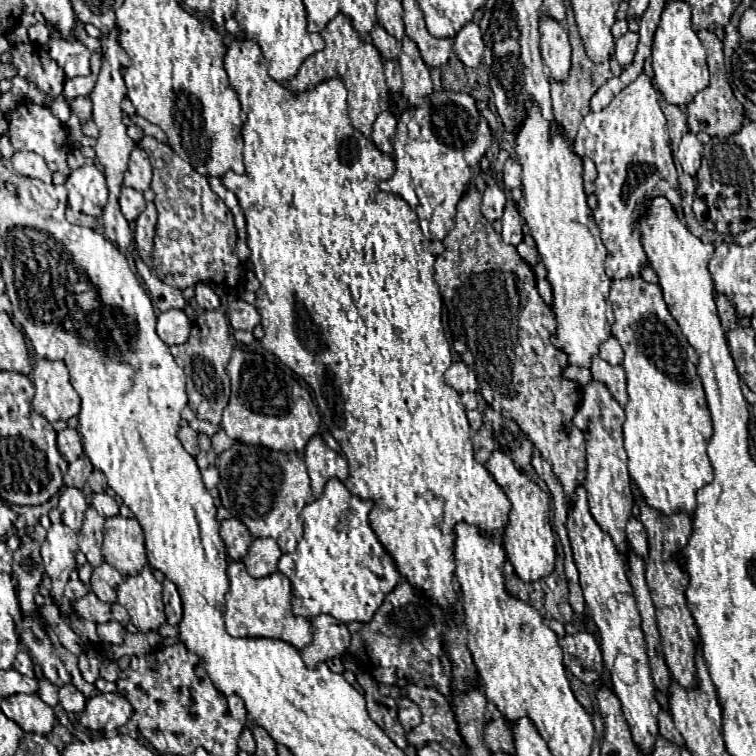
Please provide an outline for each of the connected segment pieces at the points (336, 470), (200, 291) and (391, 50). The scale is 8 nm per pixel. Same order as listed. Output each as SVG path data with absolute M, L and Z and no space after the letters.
M315 434L305 446L305 464L311 478L311 490L315 496L321 496L323 486L329 478L339 478L341 482L347 480L347 460L333 452L321 434Z
M197 284L197 288L195 288L195 300L205 310L215 310L221 304L219 296L207 284Z
M379 22L371 30L371 40L373 40L375 48L381 52L383 58L397 58L399 56L399 44L397 44L397 40Z

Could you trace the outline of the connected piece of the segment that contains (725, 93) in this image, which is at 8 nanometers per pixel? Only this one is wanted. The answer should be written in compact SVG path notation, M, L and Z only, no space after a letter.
M699 30L697 34L699 34L699 40L703 42L703 46L707 50L707 64L709 64L709 72L711 72L711 84L705 90L701 90L695 96L695 100L685 108L689 130L693 134L707 132L709 136L737 134L741 130L741 122L743 122L743 106L735 98L735 94L733 94L733 90L727 82L727 70L725 70L725 64L723 64L723 42L709 30Z

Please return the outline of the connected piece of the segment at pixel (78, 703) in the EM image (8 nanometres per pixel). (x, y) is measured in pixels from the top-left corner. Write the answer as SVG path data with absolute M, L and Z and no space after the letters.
M67 684L59 690L59 702L67 712L77 712L79 714L85 708L85 696L73 684Z

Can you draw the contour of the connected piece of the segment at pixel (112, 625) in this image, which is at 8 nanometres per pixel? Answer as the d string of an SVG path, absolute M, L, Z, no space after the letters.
M111 620L111 622L105 622L105 624L97 624L97 634L103 642L109 642L109 644L121 644L123 638L125 638L125 628Z

